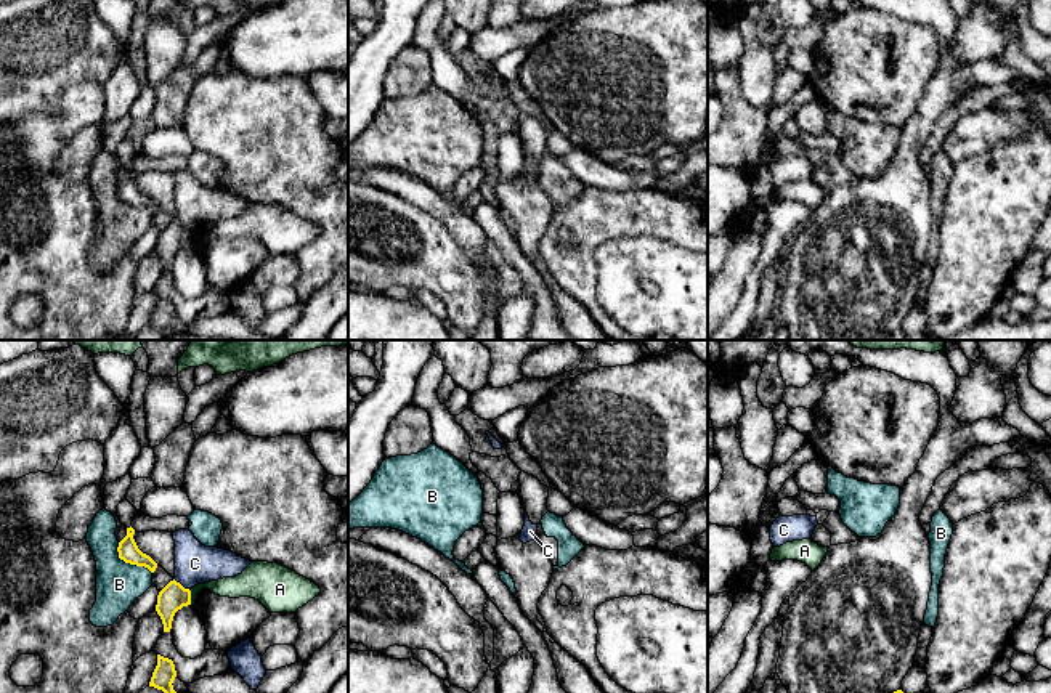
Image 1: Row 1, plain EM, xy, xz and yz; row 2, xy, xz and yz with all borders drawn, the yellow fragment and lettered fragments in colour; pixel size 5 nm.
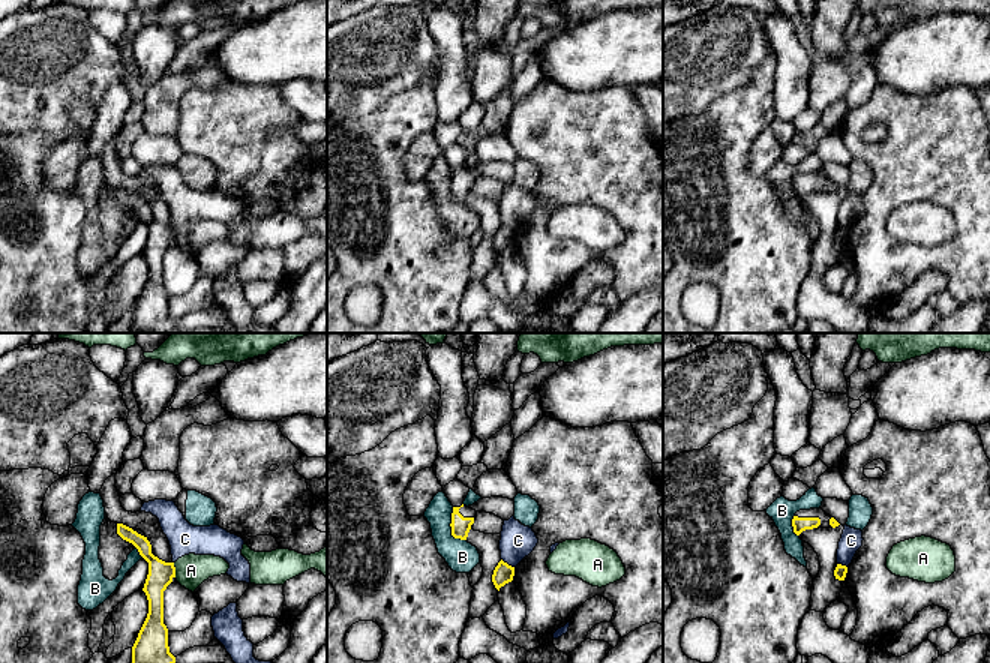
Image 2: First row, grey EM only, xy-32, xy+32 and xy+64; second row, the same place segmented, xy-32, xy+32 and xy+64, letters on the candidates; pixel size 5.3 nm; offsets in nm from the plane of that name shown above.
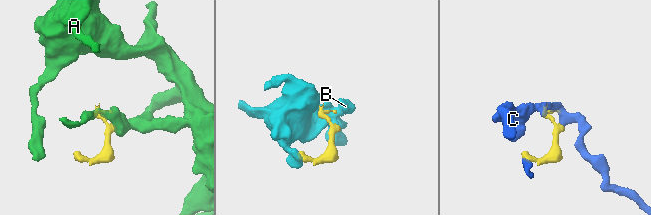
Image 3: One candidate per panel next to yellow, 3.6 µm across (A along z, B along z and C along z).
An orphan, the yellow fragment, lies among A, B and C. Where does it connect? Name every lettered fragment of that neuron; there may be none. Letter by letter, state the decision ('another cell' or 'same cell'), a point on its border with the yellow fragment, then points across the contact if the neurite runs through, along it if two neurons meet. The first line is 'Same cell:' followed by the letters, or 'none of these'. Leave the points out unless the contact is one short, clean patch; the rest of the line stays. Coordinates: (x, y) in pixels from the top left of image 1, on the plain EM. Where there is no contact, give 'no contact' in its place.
Same cell: none of these
A: another cell; meets yellow in xy at (190, 238); border along xy (190, 231), (191, 244)
B: another cell; meets yellow in xy at (129, 202)
C: another cell; meets yellow in xy at (180, 225); border along xy (174, 220), (190, 231)

